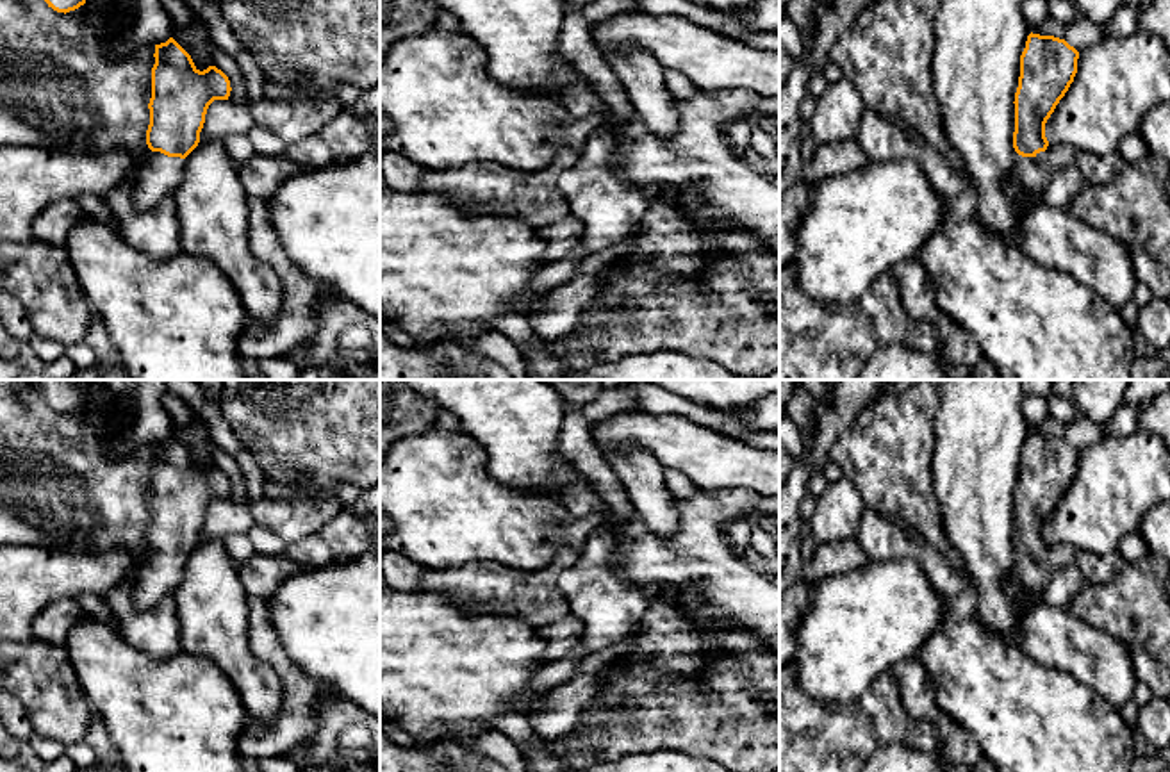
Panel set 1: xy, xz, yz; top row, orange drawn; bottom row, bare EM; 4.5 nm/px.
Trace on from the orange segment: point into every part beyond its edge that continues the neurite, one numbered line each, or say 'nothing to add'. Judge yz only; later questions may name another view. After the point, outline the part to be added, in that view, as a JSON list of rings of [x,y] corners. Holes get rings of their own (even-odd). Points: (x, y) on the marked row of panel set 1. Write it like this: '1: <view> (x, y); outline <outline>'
1: yz (1033, 175); outline [[[1015,152],[1015,166],[1018,184],[1026,191],[1043,196],[1054,177],[1054,171],[1047,168],[1047,152],[1040,152],[1034,157],[1022,157]]]

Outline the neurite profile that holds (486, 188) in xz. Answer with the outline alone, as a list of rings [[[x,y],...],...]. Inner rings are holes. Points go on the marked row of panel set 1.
[[[558,148],[539,171],[521,173],[494,162],[474,162],[449,171],[423,169],[419,191],[441,193],[466,210],[519,219],[539,230],[571,214],[556,178],[576,160],[573,148]]]

